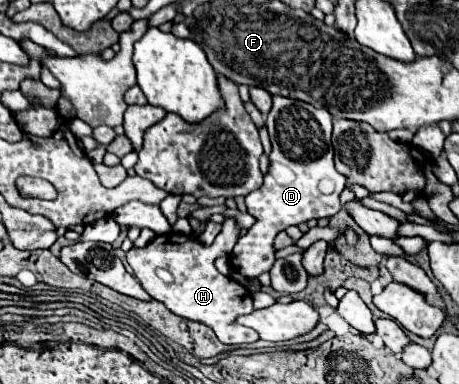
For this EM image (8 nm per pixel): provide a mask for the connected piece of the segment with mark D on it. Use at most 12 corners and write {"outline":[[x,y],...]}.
{"outline":[[274,96],[258,222],[232,268],[260,276],[280,230],[334,216],[346,178],[334,168],[332,114]]}

